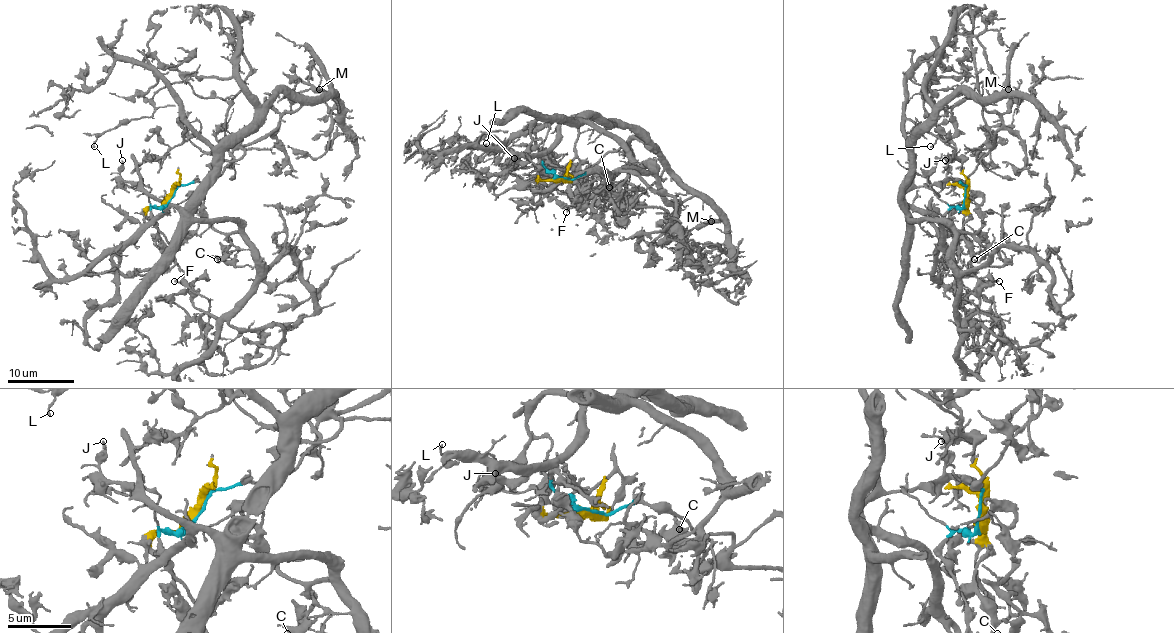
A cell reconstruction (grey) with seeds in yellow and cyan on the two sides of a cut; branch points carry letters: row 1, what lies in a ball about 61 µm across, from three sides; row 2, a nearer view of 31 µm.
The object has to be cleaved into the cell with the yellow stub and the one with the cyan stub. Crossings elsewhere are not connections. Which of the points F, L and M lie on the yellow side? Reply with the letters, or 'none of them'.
M

